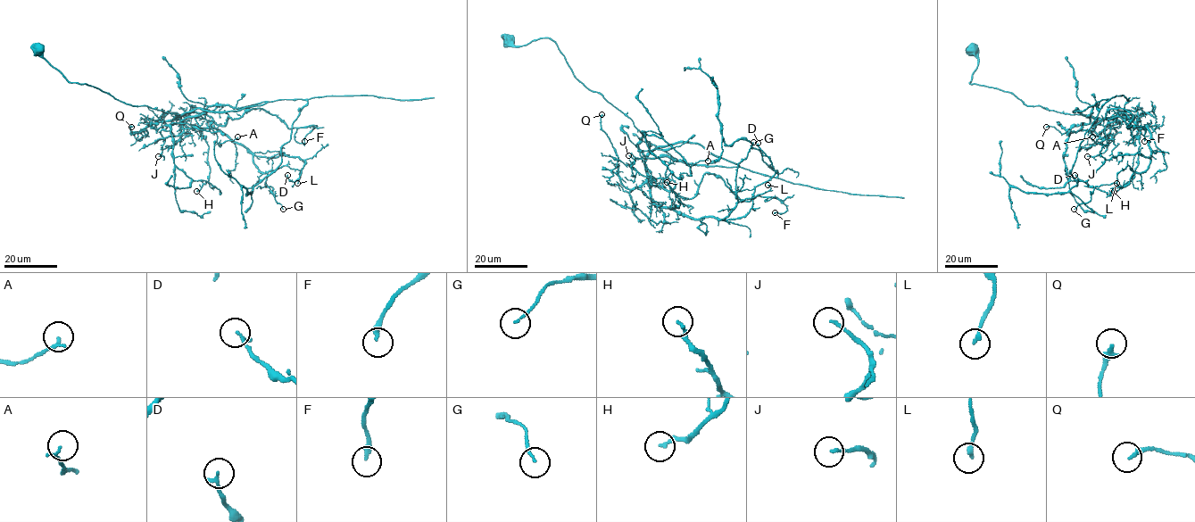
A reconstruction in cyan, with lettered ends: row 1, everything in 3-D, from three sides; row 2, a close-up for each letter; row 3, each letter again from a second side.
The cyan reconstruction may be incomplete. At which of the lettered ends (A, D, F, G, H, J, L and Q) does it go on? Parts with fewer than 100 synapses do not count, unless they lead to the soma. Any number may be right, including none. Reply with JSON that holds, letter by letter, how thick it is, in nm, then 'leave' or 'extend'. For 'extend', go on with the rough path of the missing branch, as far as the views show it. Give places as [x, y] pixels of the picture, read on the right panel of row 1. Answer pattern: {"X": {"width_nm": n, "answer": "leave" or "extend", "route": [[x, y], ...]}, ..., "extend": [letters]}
{"A": {"width_nm": 150, "answer": "leave"}, "D": {"width_nm": 170, "answer": "leave"}, "F": {"width_nm": 260, "answer": "leave"}, "G": {"width_nm": 100, "answer": "leave"}, "H": {"width_nm": 200, "answer": "leave"}, "J": {"width_nm": 130, "answer": "leave"}, "L": {"width_nm": 180, "answer": "leave"}, "Q": {"width_nm": 240, "answer": "leave"}, "extend": []}

